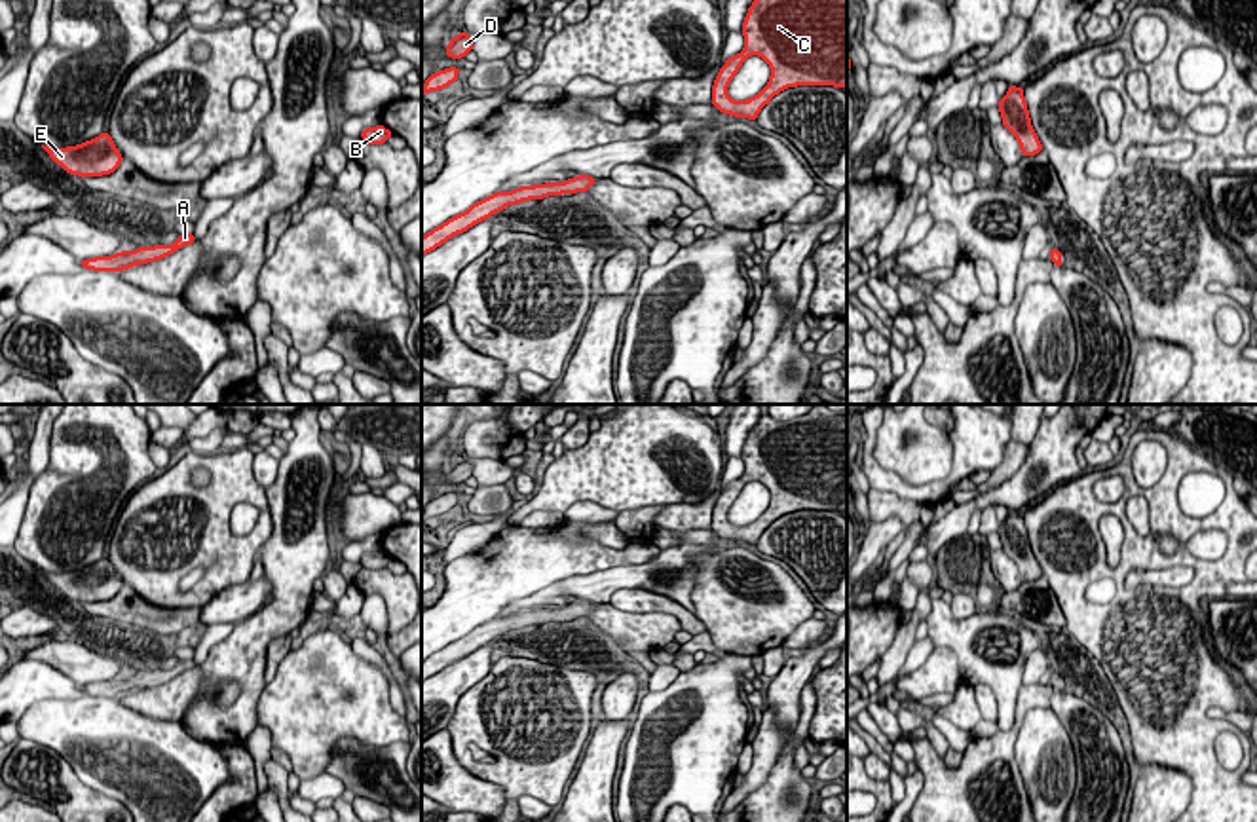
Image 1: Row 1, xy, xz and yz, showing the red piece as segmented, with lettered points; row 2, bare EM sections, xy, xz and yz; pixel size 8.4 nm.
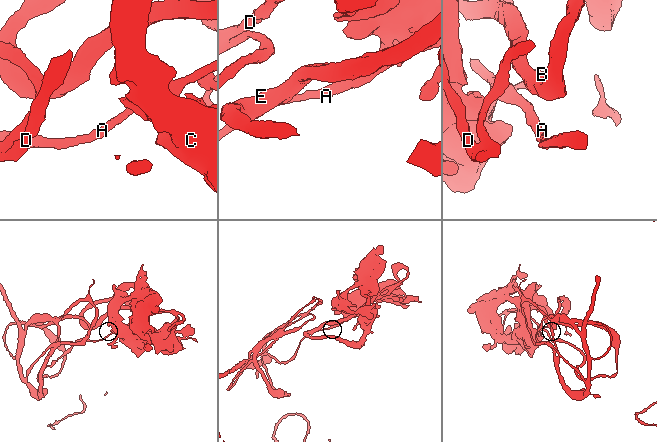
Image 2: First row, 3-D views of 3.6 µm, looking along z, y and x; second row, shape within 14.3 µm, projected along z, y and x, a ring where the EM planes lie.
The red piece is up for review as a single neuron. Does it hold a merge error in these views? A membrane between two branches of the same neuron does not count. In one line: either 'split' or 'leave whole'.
leave whole

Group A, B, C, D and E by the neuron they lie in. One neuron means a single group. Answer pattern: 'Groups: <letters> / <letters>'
Groups: A B C D E

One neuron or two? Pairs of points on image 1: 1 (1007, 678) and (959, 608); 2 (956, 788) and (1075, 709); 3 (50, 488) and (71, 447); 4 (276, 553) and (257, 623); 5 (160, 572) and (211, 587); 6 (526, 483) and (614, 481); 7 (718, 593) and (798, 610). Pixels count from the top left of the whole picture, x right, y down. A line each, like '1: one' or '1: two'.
1: two
2: one
3: one
4: one
5: one
6: two
7: one

